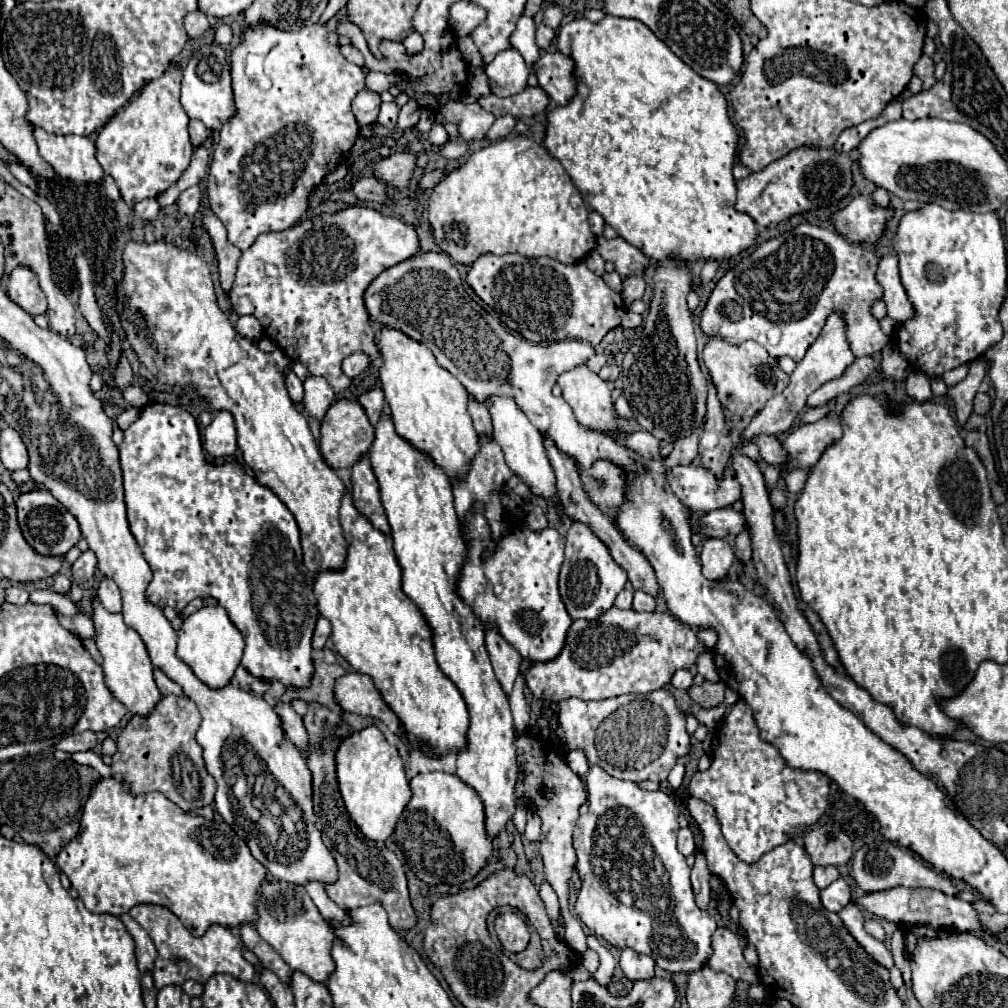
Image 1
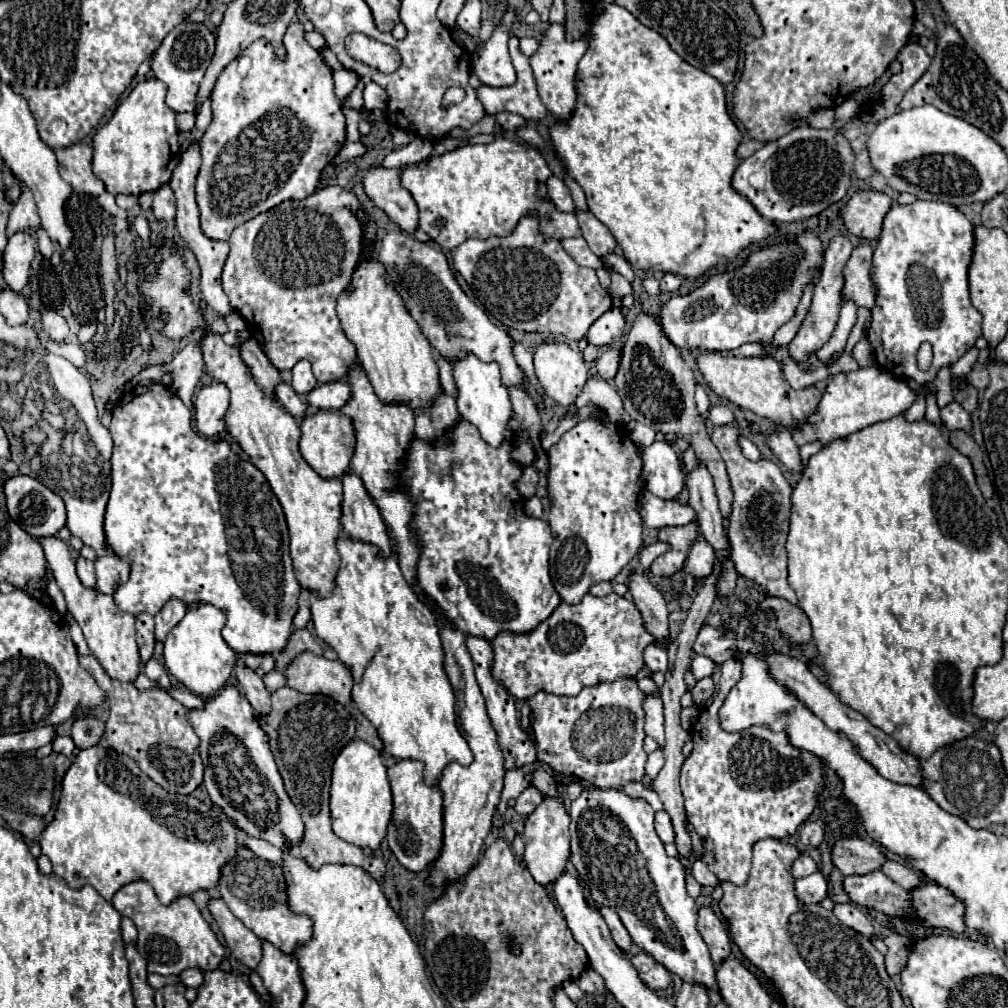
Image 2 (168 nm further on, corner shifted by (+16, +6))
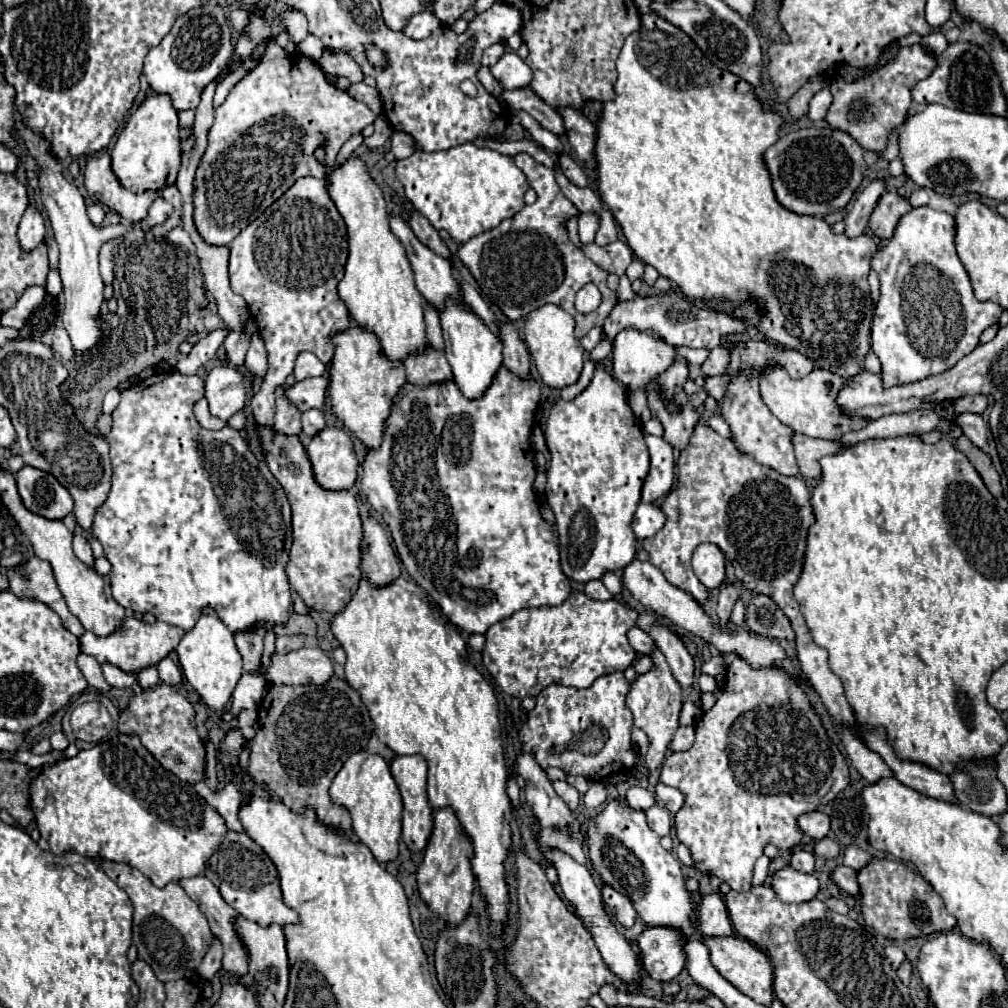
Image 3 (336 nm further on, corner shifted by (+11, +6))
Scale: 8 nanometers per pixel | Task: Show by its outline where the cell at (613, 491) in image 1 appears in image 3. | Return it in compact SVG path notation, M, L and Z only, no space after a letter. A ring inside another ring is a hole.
M597 369L591 385L573 401L559 399L547 417L545 439L551 453L551 467L547 471L545 495L555 513L561 569L571 581L589 583L601 579L607 571L625 569L637 555L639 541L631 523L649 473L649 451L639 425L627 405L627 391L605 369Z

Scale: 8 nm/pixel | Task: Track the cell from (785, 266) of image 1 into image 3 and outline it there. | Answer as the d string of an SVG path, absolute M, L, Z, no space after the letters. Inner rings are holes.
M661 293L657 297L635 297L631 301L619 301L609 317L603 323L603 333L605 339L615 339L619 331L625 329L637 329L637 331L653 331L659 335L667 345L673 347L691 347L691 349L715 349L727 341L727 337L735 333L745 333L747 323L743 319L737 319L725 311L715 311L715 309L699 309L691 305L691 301L677 297L675 293Z

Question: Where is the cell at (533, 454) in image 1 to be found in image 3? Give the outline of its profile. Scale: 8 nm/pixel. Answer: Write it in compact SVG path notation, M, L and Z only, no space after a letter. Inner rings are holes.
M447 301L441 317L445 337L445 357L453 369L453 379L467 399L479 399L491 387L497 371L503 365L503 343L485 327L469 305L455 305Z

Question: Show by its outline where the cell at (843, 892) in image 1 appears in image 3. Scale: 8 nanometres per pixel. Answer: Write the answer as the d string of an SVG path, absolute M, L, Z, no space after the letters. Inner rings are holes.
M783 867L773 875L773 889L785 903L805 903L817 897L819 879L815 875L797 873L791 867Z

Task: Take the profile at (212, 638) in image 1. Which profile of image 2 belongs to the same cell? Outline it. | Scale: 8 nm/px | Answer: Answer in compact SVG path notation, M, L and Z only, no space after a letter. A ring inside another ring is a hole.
M202 603L196 609L190 609L184 619L168 633L168 639L164 641L164 659L170 675L174 675L186 689L200 697L214 697L232 675L232 669L236 667L238 653L228 647L228 643L222 639L220 631L226 623L226 617L220 609L214 605Z

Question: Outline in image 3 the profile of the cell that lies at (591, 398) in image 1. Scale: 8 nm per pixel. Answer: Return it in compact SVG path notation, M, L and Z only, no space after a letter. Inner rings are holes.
M543 305L541 309L533 311L525 321L525 341L527 341L529 353L535 361L541 381L551 389L563 389L577 383L583 371L585 351L581 343L573 337L573 327L575 327L573 317L557 305Z

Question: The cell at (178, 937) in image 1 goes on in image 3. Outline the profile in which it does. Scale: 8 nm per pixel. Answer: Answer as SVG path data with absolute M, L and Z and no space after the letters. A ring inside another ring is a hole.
M97 861L99 867L129 895L133 903L133 943L139 951L139 957L151 965L159 981L181 979L187 971L197 969L205 953L213 943L213 933L209 923L197 903L193 903L179 883L169 883L165 889L159 889L147 879L141 871L125 863Z

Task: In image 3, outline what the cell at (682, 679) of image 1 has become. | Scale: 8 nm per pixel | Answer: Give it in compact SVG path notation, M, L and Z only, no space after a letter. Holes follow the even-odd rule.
M633 627L631 631L629 631L629 645L639 653L639 655L651 655L653 653L653 649L655 649L655 643L653 643L653 639L645 633L645 631L641 631L641 629L637 629L637 627Z

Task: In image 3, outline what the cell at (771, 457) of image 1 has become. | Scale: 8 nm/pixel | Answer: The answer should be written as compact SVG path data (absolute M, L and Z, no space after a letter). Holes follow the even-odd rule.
M795 433L791 437L791 441L793 441L793 447L795 447L799 473L805 479L819 479L821 477L819 459L825 457L825 455L833 455L837 451L843 451L841 445L833 445L831 441L813 439L813 437L805 437L805 435L799 435L799 433Z

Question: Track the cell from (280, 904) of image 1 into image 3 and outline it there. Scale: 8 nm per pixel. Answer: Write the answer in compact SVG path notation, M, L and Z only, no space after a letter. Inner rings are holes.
M229 831L221 849L219 849L219 891L223 899L245 919L259 923L261 927L269 927L273 923L285 927L289 923L299 923L297 913L283 903L279 873L267 853L247 835L247 833L233 833Z

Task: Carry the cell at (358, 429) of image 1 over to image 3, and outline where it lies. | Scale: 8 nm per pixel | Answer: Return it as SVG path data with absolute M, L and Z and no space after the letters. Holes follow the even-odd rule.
M337 427L321 429L307 443L307 453L313 465L317 483L323 489L351 489L357 477L359 461L351 437Z

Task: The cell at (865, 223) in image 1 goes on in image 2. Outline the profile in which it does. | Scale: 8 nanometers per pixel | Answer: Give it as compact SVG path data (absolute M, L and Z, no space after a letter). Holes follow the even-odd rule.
M858 191L842 207L844 223L860 239L874 239L882 231L882 219L890 211L892 199L880 191Z

